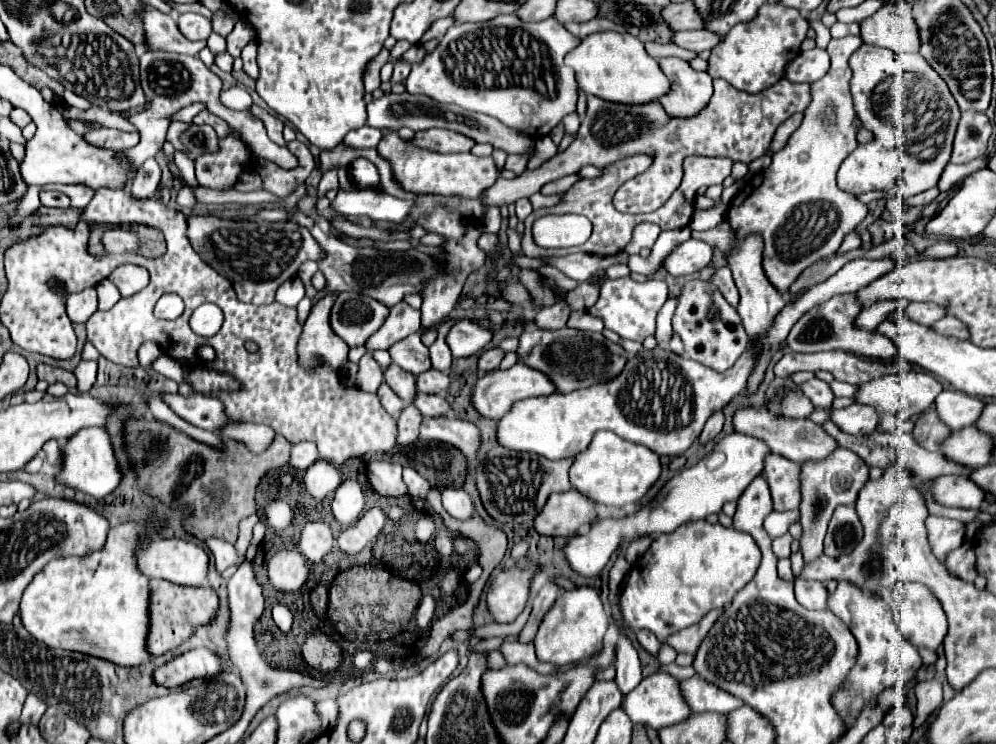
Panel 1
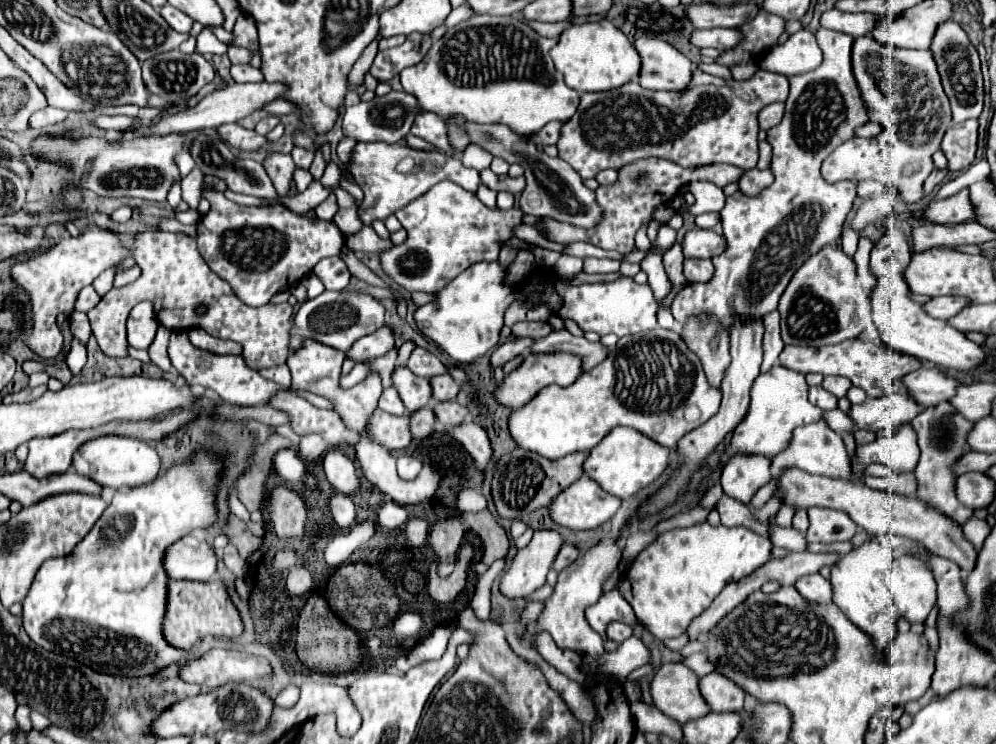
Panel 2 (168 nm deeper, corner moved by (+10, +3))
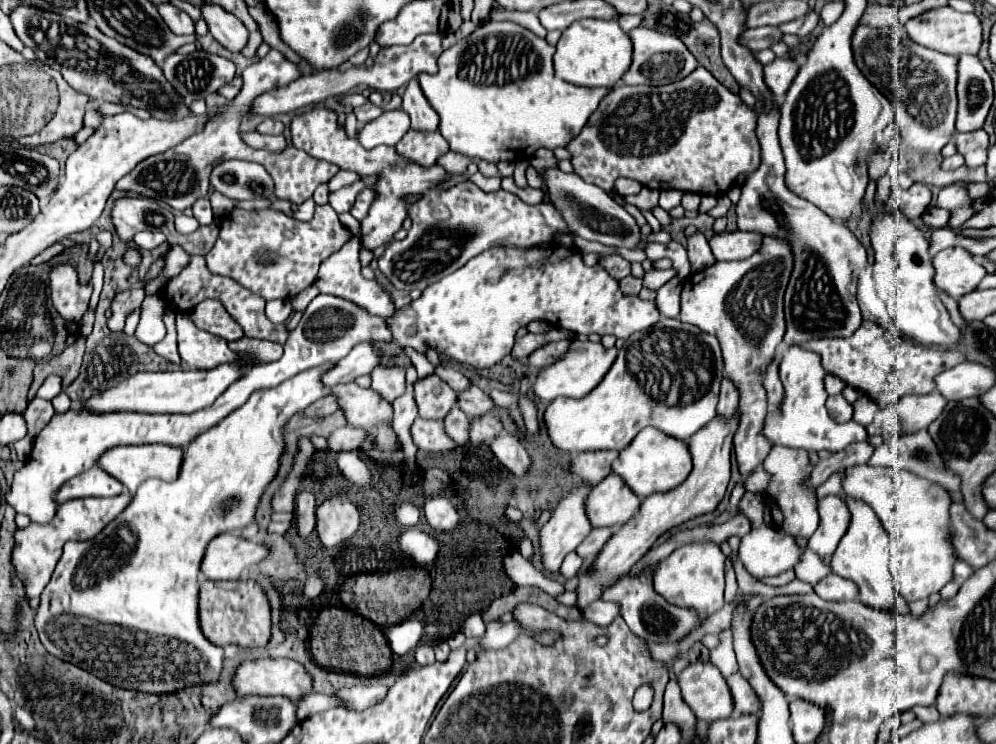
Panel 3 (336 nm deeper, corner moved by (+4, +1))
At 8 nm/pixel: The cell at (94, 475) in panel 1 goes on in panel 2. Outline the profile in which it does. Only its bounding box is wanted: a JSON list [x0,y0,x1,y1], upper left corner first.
[71,435,161,491]

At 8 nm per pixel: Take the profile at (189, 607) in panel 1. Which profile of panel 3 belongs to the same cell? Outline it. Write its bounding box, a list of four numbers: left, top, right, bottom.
[199,579,271,647]

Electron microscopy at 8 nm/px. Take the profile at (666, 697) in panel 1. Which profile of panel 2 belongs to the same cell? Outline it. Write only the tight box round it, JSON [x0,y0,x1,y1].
[651,663,711,725]

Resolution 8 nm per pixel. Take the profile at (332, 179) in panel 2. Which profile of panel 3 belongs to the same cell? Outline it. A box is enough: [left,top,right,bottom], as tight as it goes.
[329,179,365,213]

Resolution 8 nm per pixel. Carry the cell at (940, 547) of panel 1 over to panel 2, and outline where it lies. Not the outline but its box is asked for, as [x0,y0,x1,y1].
[911,403,973,523]

